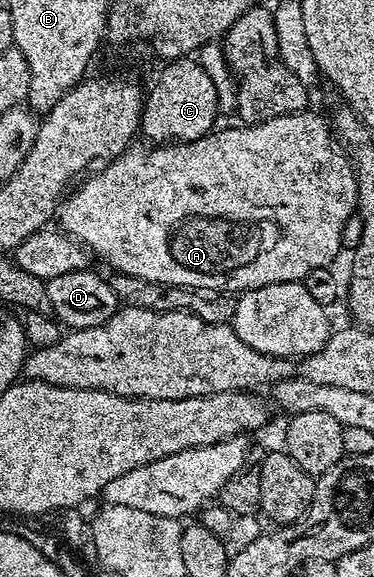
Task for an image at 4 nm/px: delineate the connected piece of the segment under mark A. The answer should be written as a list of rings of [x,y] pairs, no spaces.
[[[306,108],[298,114],[284,114],[266,122],[236,125],[229,126],[226,130],[214,129],[199,140],[157,144],[149,148],[153,150],[144,150],[138,144],[129,146],[125,153],[113,161],[105,162],[98,174],[90,173],[84,179],[86,182],[62,201],[59,207],[60,229],[76,238],[96,257],[98,254],[107,265],[114,266],[112,269],[116,273],[139,276],[143,280],[151,280],[164,286],[184,286],[198,292],[244,292],[263,288],[267,284],[301,282],[307,272],[315,272],[315,268],[332,267],[337,254],[342,253],[343,224],[347,224],[357,208],[357,181],[353,165],[337,145],[326,115],[324,118],[323,115],[316,114],[313,108]]]

